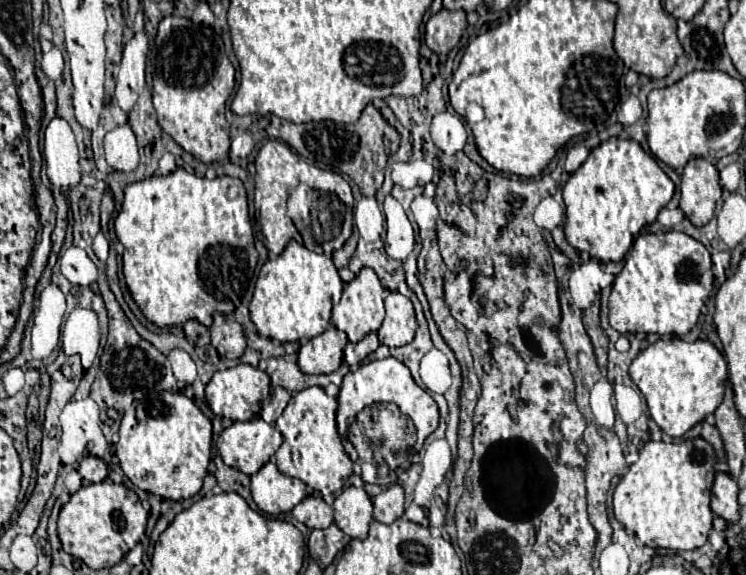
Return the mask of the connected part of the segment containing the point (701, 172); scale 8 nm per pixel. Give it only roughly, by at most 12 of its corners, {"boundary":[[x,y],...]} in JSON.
{"boundary":[[693,158],[681,178],[681,210],[705,226],[721,196],[719,172]]}

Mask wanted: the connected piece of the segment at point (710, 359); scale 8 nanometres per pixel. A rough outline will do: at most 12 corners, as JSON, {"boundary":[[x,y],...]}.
{"boundary":[[663,336],[629,374],[679,438],[713,414],[727,362],[709,340]]}

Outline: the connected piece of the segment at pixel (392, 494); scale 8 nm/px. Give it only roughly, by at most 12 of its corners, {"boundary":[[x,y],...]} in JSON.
{"boundary":[[401,484],[373,498],[373,518],[385,524],[403,516]]}

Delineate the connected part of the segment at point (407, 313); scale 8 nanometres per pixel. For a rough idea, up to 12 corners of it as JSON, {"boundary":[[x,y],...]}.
{"boundary":[[399,292],[385,298],[387,316],[379,342],[409,344],[417,330],[411,300]]}

